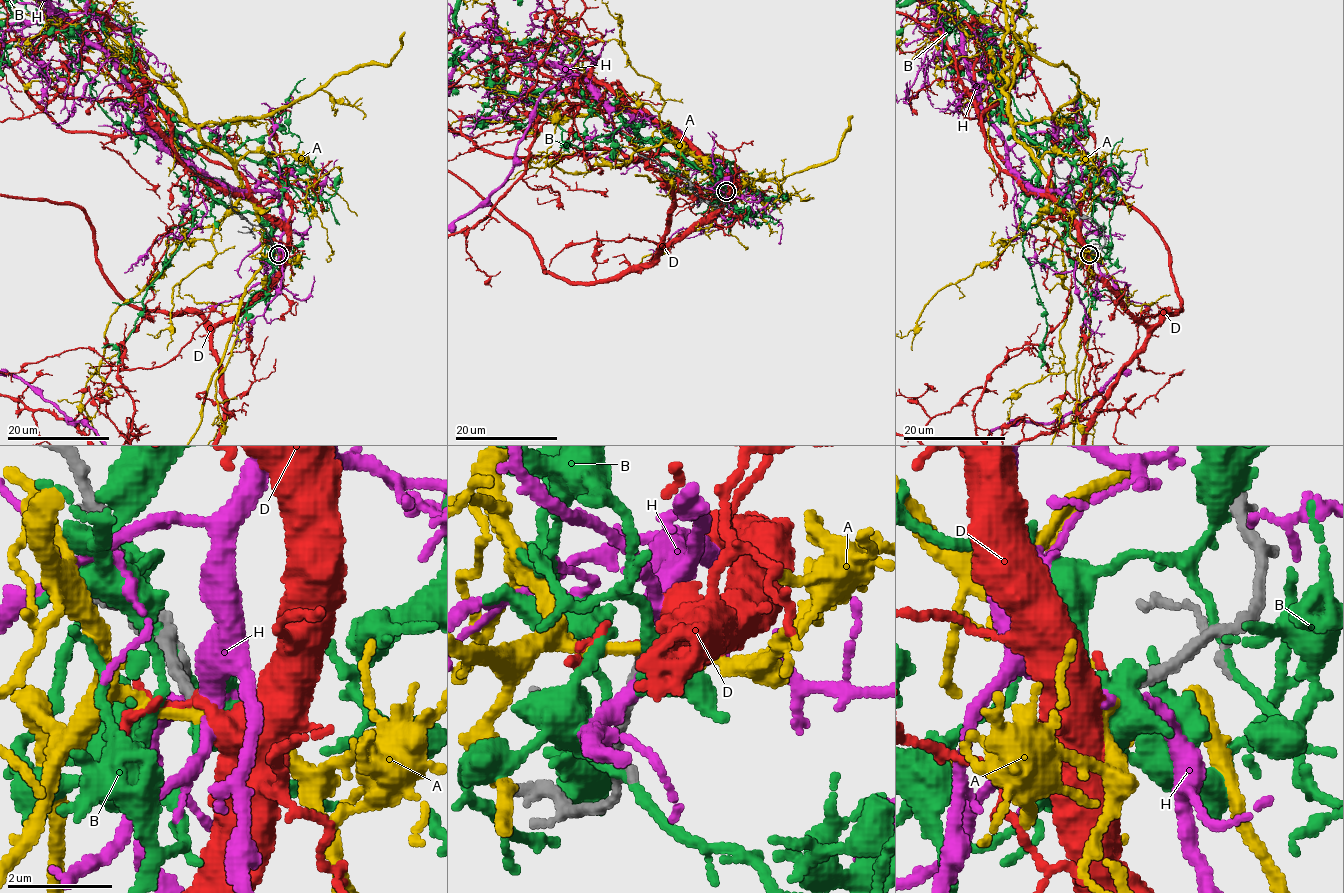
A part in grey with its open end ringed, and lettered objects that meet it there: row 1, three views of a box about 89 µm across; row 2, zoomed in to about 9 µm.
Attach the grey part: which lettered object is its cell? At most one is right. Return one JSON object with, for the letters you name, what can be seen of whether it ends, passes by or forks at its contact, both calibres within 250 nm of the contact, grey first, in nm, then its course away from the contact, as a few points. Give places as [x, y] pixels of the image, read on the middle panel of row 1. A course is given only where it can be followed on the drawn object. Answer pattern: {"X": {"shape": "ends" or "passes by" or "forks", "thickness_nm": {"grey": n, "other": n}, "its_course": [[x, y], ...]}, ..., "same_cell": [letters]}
{"same_cell": []}

